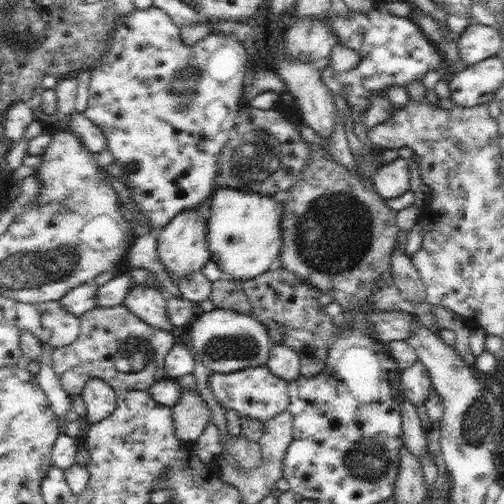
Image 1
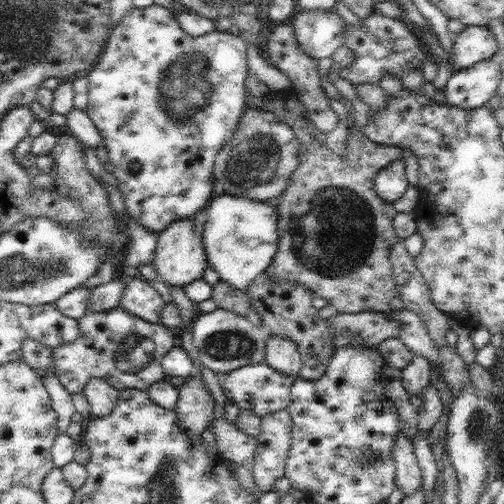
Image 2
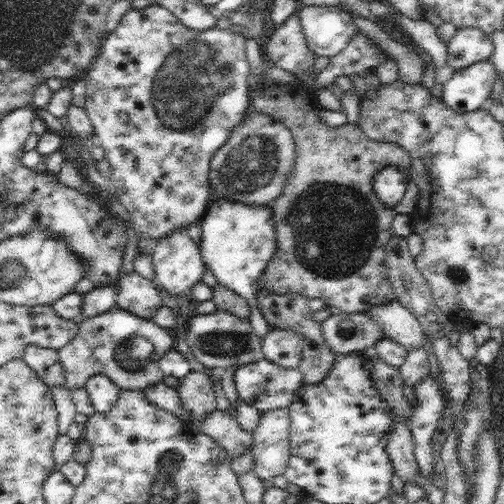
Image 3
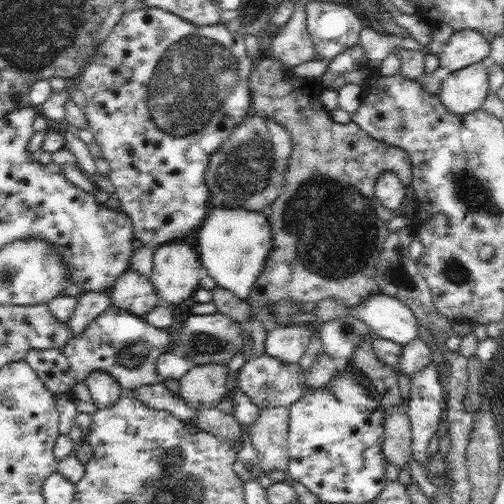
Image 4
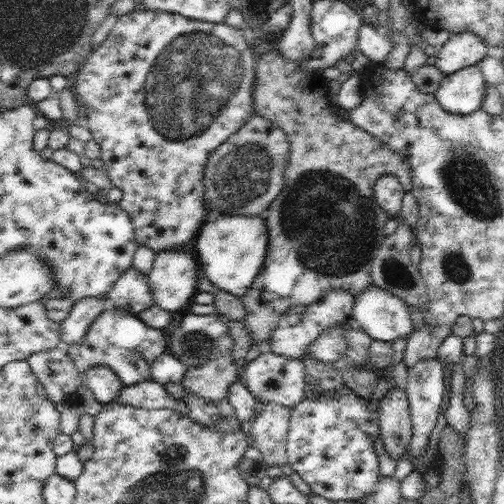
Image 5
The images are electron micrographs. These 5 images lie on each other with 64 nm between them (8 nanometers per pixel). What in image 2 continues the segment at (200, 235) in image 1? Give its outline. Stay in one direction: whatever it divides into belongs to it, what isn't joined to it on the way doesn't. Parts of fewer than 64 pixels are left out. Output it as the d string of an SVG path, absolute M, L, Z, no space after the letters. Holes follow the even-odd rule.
M193 218L191 220L181 220L177 224L169 224L169 228L161 234L157 234L157 246L155 246L155 258L151 260L151 266L157 272L157 280L183 290L187 284L193 284L195 280L201 280L205 274L205 268L209 268L205 250L203 250L203 240L193 236Z

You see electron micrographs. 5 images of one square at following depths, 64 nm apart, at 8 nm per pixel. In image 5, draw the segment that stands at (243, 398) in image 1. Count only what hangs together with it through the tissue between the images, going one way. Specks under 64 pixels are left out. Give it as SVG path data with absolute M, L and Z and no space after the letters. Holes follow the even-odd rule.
M263 350L255 360L251 360L245 368L243 384L251 390L259 404L271 402L279 406L297 406L305 400L305 364L297 358L287 358L283 354L273 354L271 350Z

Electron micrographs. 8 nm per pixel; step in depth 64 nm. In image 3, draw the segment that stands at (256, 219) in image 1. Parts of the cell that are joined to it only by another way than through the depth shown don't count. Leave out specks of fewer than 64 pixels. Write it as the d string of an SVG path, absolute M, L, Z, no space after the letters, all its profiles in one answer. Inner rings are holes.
M219 200L217 204L211 204L205 212L205 216L199 220L201 224L201 238L199 238L199 252L201 260L207 270L213 272L215 280L229 292L235 292L239 298L243 298L249 306L249 328L255 338L263 340L267 336L267 324L261 316L257 296L253 294L253 286L259 280L259 276L265 272L265 266L269 264L273 252L275 252L275 226L271 220L269 206L263 208L251 208L245 204L233 204L231 200Z

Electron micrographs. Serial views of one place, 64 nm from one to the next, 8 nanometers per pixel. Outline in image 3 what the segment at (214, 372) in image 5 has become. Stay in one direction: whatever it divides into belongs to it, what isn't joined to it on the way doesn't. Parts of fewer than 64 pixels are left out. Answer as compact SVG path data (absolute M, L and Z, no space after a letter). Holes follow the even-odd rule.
M191 370L185 378L181 378L181 384L177 388L181 404L193 412L191 420L187 420L189 426L195 428L197 420L201 422L211 410L215 410L215 390L213 390L213 374L207 374L203 370Z

